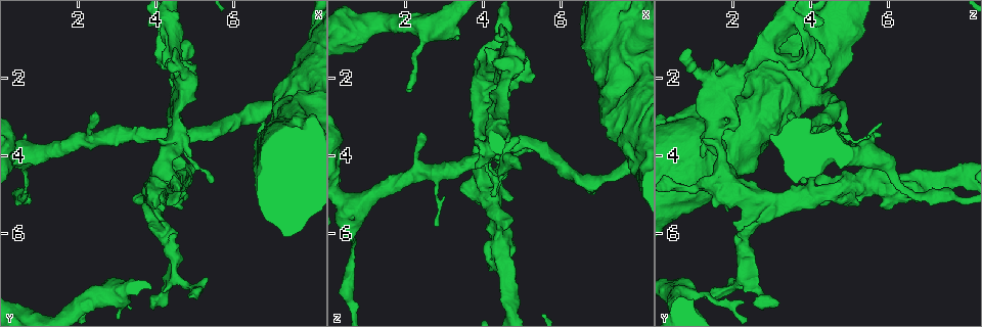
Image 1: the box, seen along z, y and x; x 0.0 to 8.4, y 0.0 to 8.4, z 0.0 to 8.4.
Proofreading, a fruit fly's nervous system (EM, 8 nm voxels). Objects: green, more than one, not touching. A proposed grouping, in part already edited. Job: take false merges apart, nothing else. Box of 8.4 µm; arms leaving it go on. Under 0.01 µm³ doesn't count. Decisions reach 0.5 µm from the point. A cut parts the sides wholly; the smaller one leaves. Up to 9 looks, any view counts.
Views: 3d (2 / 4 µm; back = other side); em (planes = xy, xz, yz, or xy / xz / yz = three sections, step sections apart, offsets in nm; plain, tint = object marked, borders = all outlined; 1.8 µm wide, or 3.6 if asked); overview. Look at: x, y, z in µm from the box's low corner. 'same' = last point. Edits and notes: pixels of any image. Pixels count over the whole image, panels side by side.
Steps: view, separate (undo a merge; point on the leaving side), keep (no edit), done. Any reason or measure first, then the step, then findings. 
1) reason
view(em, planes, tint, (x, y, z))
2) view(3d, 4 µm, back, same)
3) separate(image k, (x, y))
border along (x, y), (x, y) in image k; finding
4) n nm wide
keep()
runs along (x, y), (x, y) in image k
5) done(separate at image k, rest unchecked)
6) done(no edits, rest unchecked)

sharp bend
view(3d, 4 µm, (3.05, 7.70, 0.85))

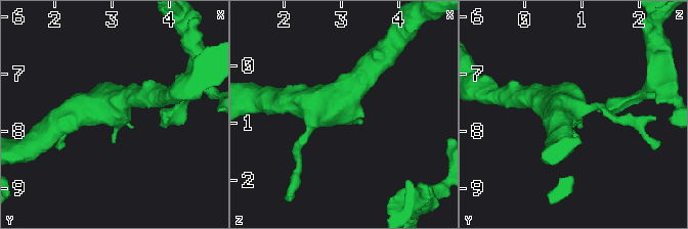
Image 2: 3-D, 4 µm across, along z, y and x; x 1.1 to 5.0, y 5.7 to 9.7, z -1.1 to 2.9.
3 arms
view(em, planes, plain, (3.05, 7.70, 0.80))

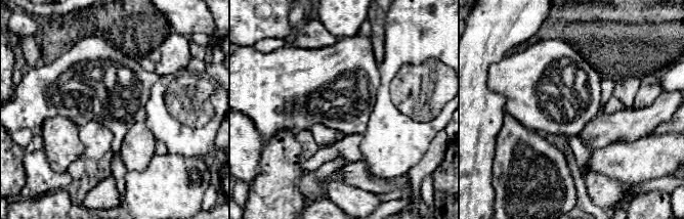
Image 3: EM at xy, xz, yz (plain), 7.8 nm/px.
where the object lies
view(em, planes, tint, same)

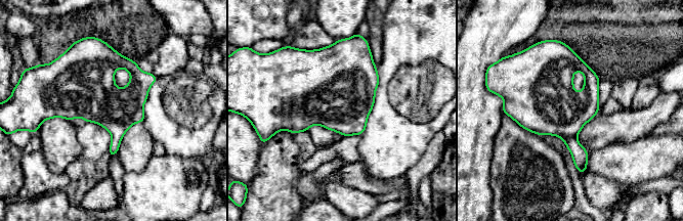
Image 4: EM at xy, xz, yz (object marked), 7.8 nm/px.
380 nm wide
keep()
one cell here

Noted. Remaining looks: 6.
abrupt turn
view(em, planes, borders, (4.45, 3.00, 1.55))

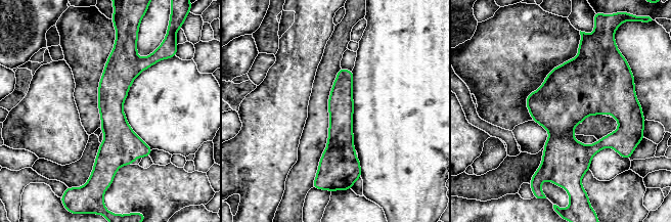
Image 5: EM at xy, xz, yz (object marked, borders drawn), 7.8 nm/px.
keep()
runs along (118, 52), (114, 152), (101, 174) in image 5; continuous, no second cell

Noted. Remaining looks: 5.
side arm on a straight run
view(em, xz, step 8, borders, (4.40, 4.65, 6.30))

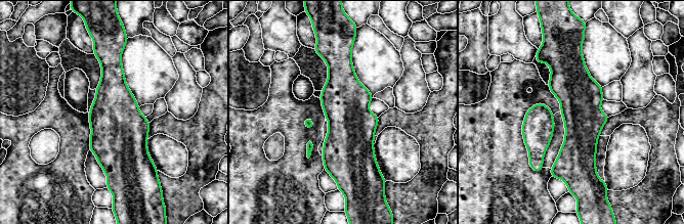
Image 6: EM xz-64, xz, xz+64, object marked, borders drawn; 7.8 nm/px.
another direction
view(em, planes, borders, same)

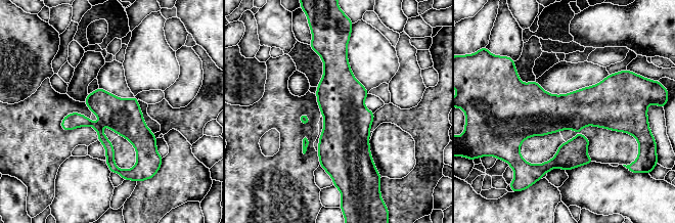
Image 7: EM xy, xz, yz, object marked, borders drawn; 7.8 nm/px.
280 nm wide
keep()
all the same cell

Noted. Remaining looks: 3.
calibre changes
view(em, 3.6 µm, planes, tint, (4.35, 4.95, 4.55))

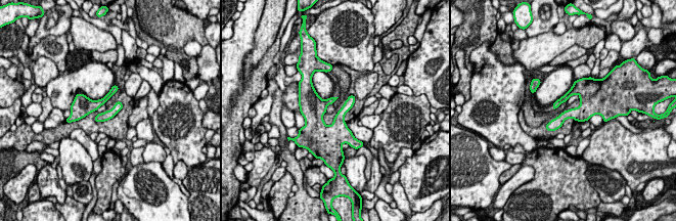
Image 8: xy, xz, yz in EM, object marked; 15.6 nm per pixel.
keep()
runs along (580, 84), (584, 104), (550, 128) in image 8; one cell here

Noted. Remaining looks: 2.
done(no edits, rest unchecked)

